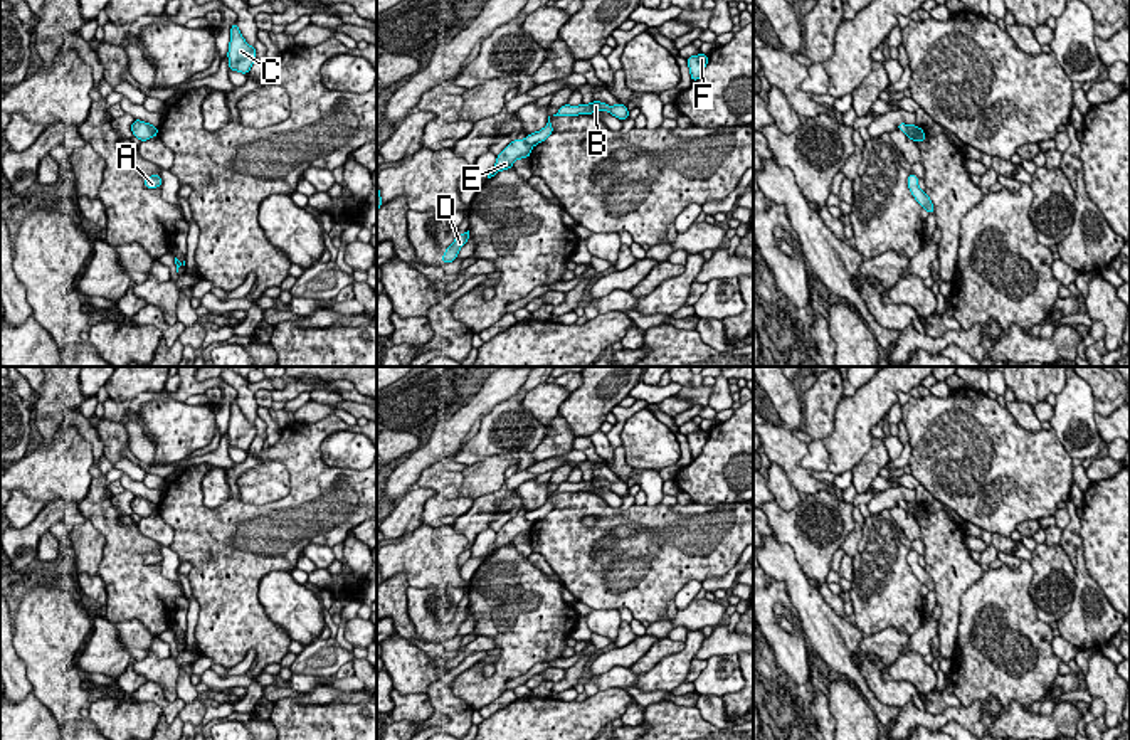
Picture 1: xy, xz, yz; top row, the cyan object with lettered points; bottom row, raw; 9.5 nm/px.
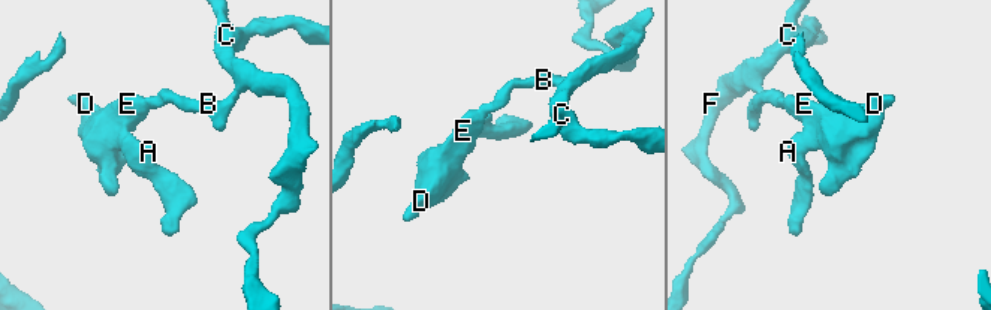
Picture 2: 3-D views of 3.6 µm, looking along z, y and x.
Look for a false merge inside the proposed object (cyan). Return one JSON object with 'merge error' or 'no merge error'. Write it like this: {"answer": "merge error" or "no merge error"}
{"answer": "merge error"}

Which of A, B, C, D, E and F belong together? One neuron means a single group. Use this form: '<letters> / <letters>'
A D E / B C F

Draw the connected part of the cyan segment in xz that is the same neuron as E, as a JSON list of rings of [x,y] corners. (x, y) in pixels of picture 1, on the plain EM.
[[[513,516],[496,535],[494,543],[489,547],[488,555],[494,553],[501,547],[513,545],[515,536],[530,535],[531,521],[525,516]]]

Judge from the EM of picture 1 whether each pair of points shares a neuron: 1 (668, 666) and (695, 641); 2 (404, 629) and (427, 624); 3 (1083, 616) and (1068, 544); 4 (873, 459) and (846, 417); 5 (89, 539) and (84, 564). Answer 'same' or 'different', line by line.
1: same
2: different
3: same
4: different
5: same

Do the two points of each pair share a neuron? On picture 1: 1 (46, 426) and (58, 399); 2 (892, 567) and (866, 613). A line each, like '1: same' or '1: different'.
1: same
2: same

